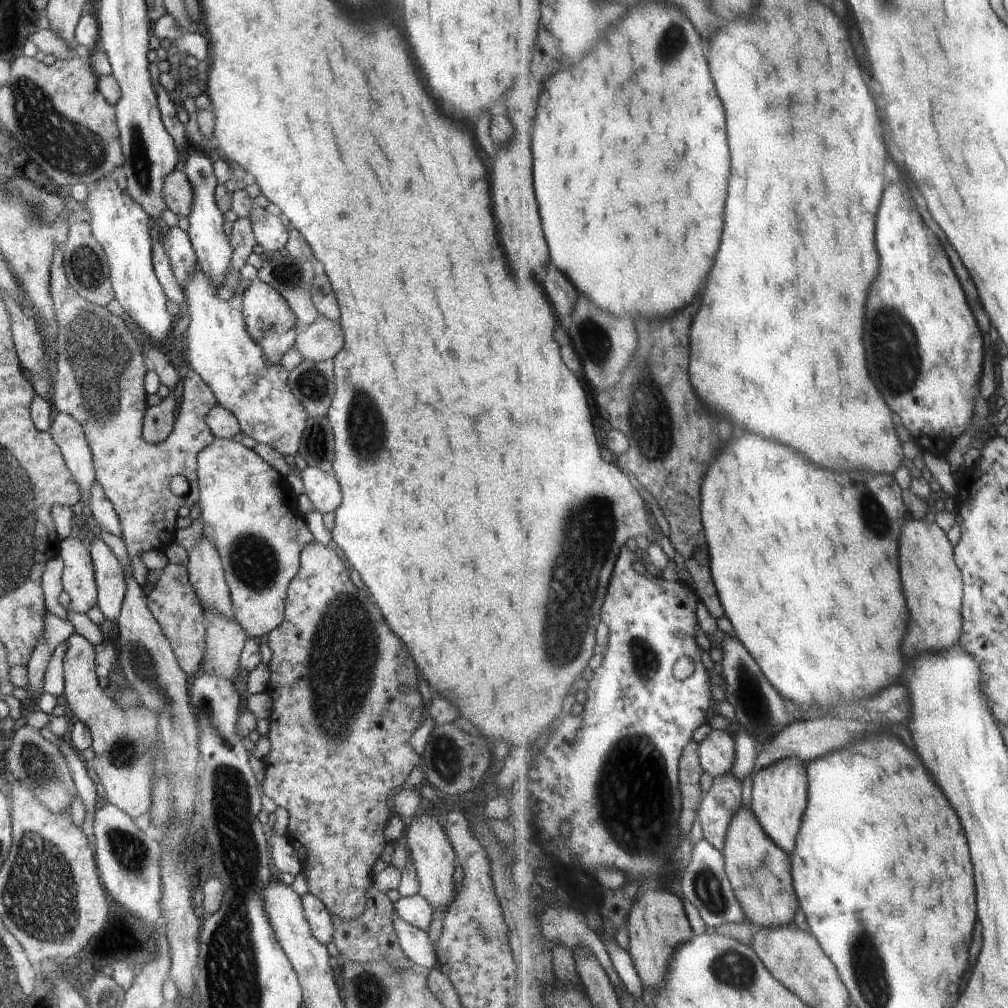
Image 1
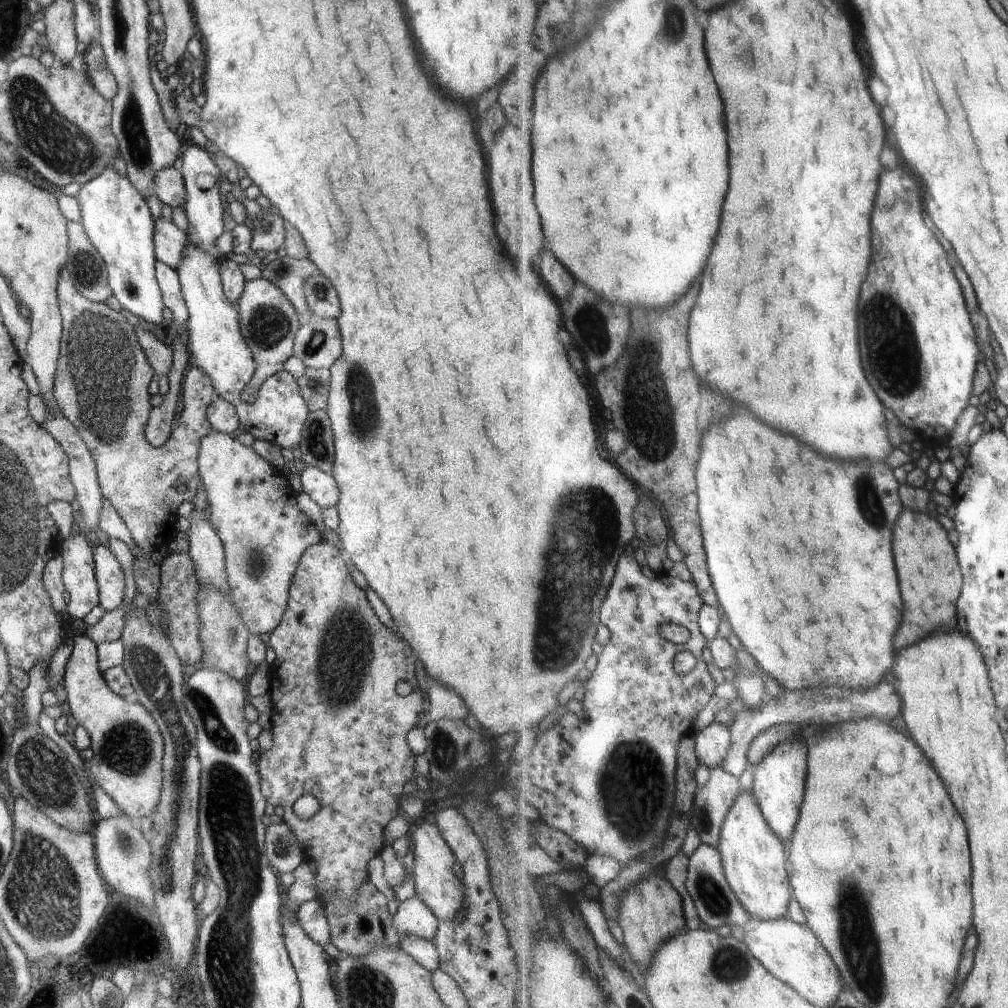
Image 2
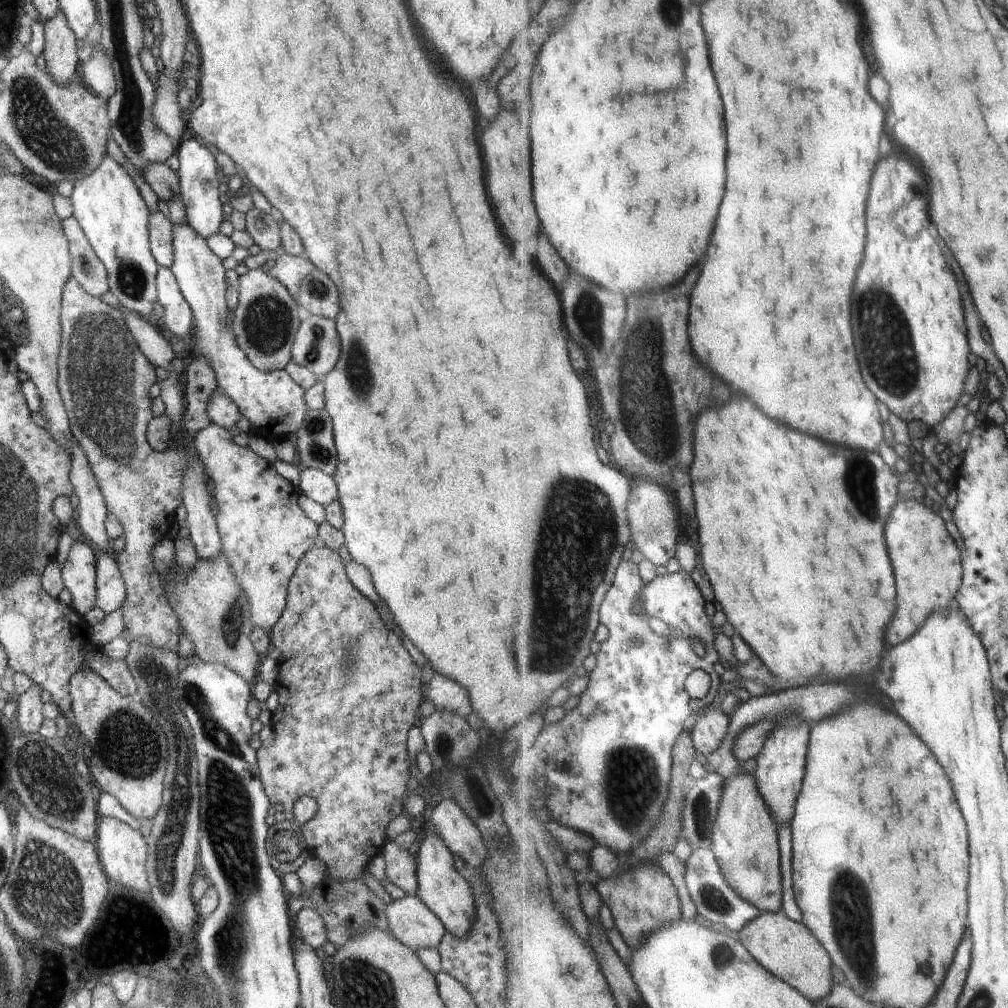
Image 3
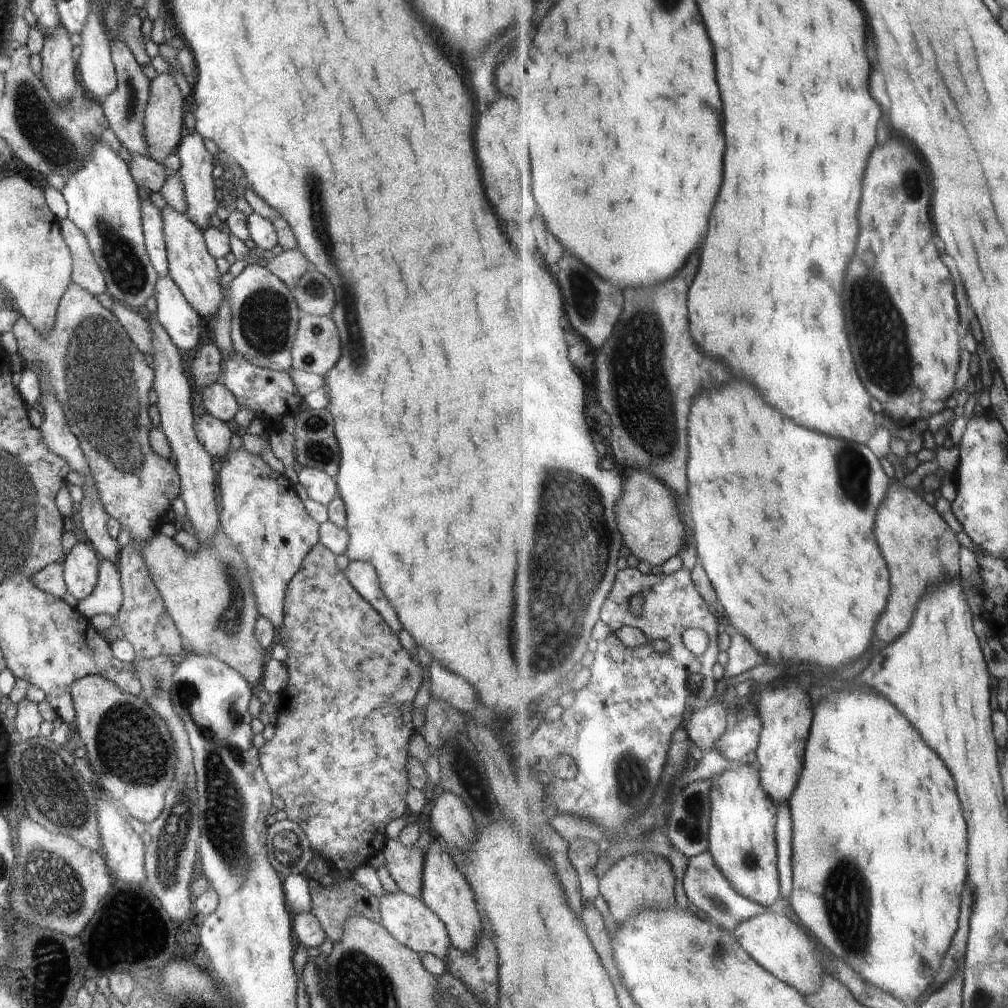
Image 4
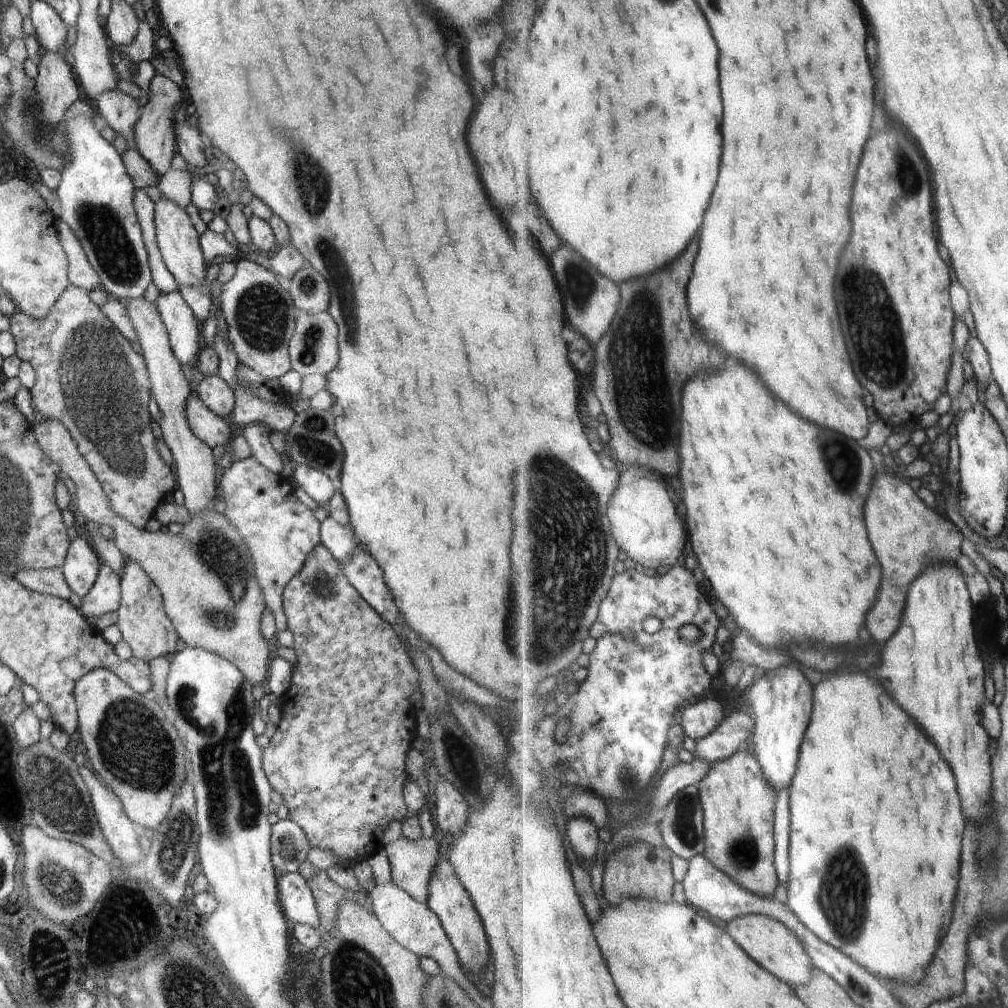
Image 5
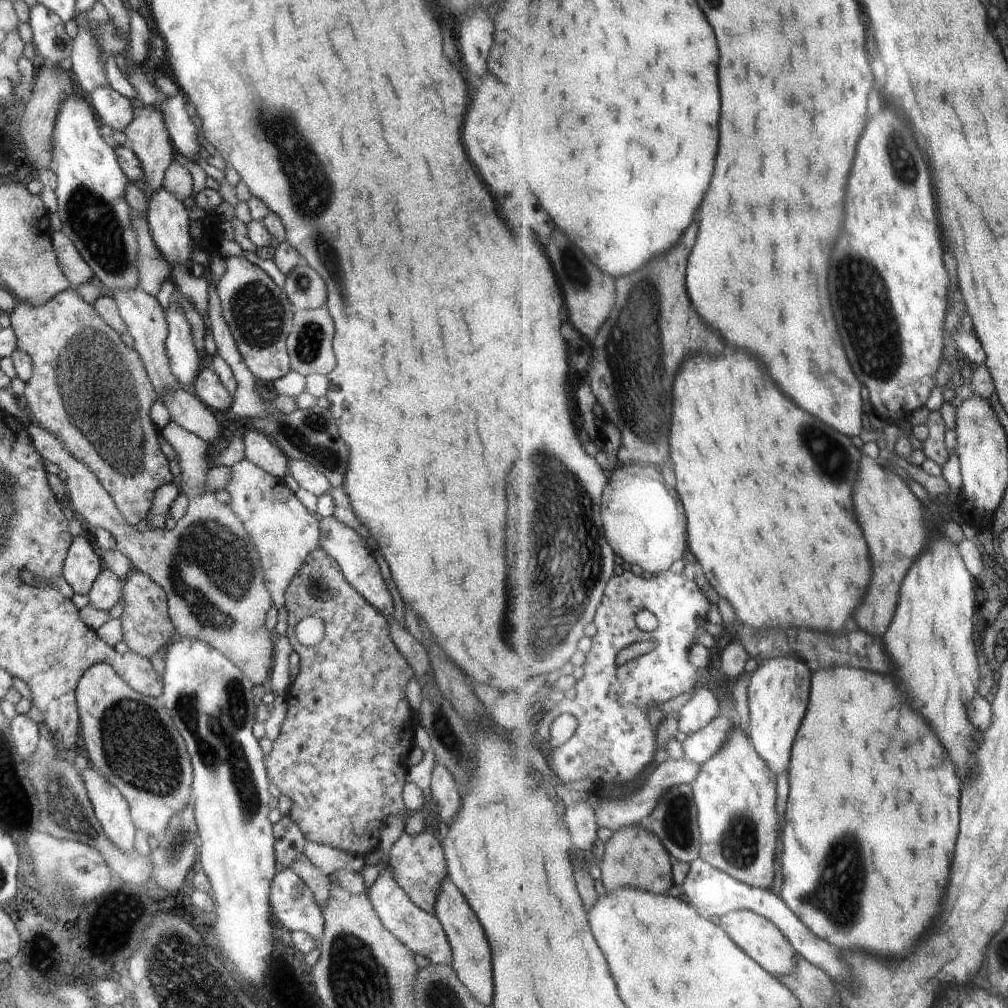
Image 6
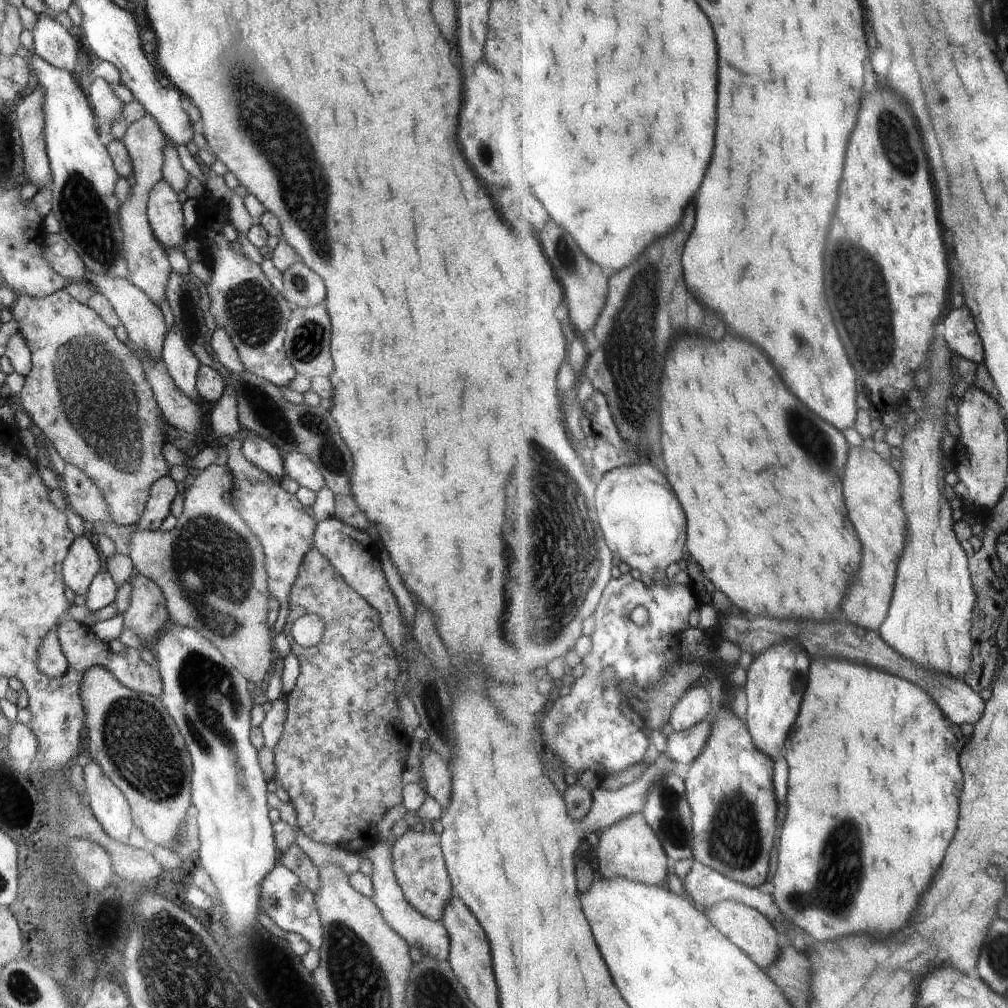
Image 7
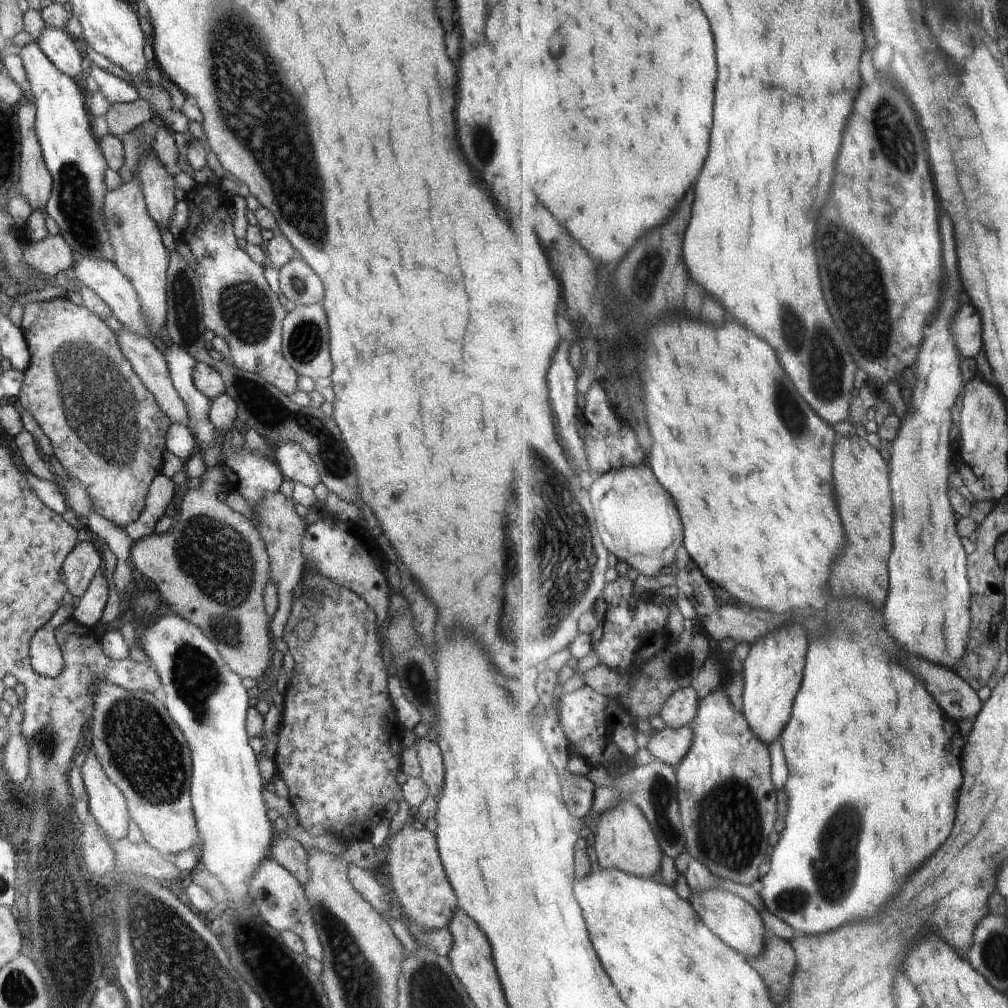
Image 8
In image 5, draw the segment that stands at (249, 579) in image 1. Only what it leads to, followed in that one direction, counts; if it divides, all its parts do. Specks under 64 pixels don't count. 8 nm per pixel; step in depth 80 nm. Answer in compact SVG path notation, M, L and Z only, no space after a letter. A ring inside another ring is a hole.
M196 395L188 396L184 406L188 428L211 449L226 446L232 440L229 420L214 414ZM252 456L232 463L226 470L220 470L218 488L223 497L220 508L224 516L248 544L254 560L256 580L264 594L267 609L272 610L276 630L285 631L288 626L282 594L292 578L304 567L308 554L321 544L321 522L296 497L288 479L268 472Z

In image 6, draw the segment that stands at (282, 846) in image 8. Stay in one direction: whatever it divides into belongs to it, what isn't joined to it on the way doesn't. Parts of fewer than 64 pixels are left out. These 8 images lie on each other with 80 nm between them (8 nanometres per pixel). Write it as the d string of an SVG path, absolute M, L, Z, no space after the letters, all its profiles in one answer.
M300 854L294 864L289 867L306 887L313 893L314 899L320 911L324 910L328 898L330 898L330 881L304 854Z

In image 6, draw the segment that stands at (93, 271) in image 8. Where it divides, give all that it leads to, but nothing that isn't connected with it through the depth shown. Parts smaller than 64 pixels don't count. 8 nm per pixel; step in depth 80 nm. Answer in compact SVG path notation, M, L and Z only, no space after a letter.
M104 288L104 293L112 297L112 300L116 302L116 308L118 308L118 314L124 324L126 324L127 333L130 334L132 340L134 340L134 350L140 356L144 369L158 394L158 399L161 402L162 396L168 394L170 388L176 388L179 386L178 380L174 380L172 376L172 370L168 366L168 356L166 356L165 341L167 338L168 326L166 318L162 310L162 306L156 300L156 297L152 297L146 292L137 290L110 290L107 292Z

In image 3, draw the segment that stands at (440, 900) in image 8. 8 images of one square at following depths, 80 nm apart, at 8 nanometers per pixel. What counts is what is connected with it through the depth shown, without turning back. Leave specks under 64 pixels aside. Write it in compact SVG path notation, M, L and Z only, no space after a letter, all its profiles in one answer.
M387 841L382 853L386 861L386 876L392 884L402 888L407 895L416 895L418 880L416 877L415 854L408 852L408 849L400 848L396 842Z

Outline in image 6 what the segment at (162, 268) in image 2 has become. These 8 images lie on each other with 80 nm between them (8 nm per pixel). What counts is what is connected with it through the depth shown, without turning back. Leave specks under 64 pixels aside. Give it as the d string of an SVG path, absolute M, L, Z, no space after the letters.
M171 298L170 306L163 310L168 326L165 341L168 366L174 380L180 387L194 384L200 371L201 358L198 356L190 334L190 324L186 322L176 298Z

